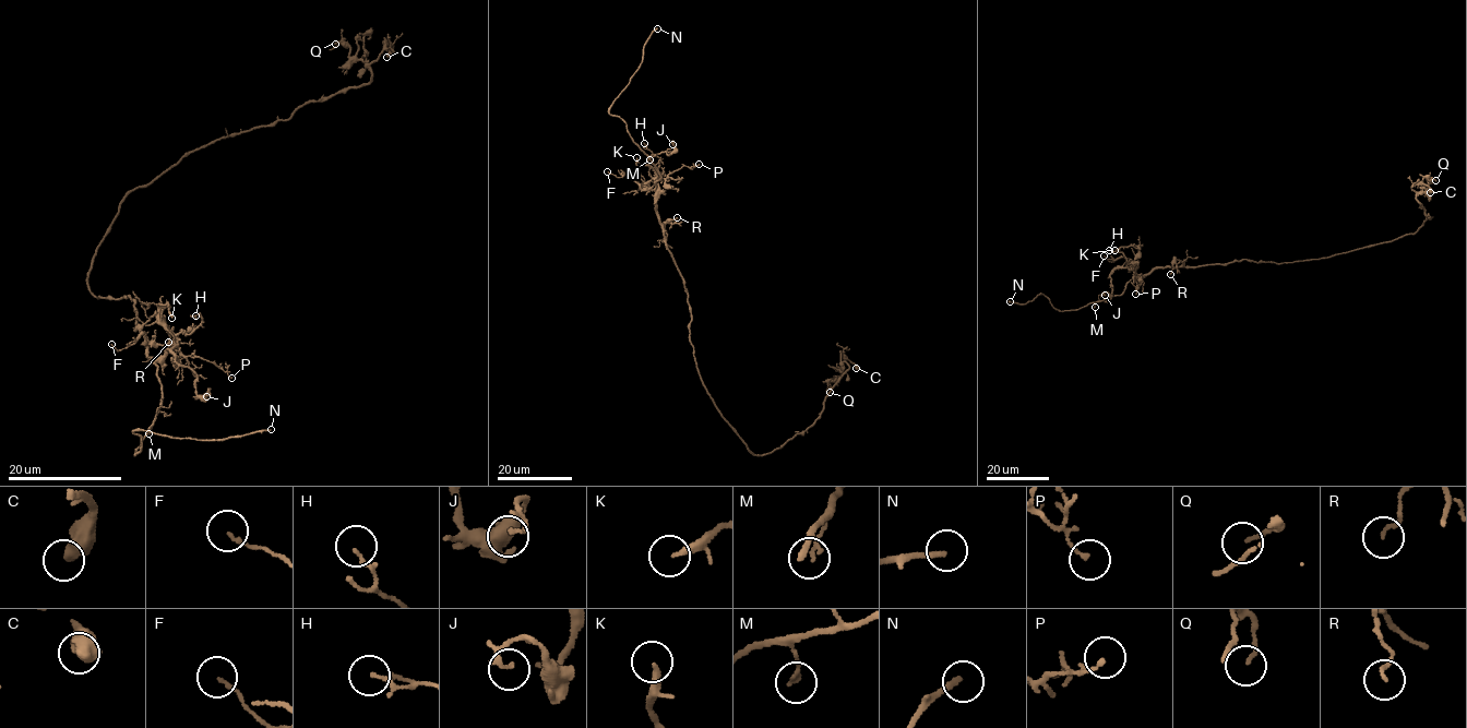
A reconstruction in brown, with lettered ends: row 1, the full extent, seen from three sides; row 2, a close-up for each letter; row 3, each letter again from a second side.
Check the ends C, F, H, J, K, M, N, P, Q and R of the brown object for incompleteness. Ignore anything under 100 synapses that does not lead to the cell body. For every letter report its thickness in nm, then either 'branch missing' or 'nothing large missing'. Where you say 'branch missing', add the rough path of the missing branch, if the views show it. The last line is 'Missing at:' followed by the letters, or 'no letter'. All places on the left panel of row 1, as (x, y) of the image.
C: 600 nm thick; nothing large missing
F: 110 nm thick; nothing large missing
H: 100 nm thick; nothing large missing
J: 120 nm thick; nothing large missing
K: 240 nm thick; nothing large missing
M: 140 nm thick; nothing large missing
N: 200 nm thick; branch missing; missing branch runs (271, 429), (312, 429), (323, 421)
P: 140 nm thick; nothing large missing
Q: 130 nm thick; nothing large missing
R: 120 nm thick; nothing large missing
Missing at: N

